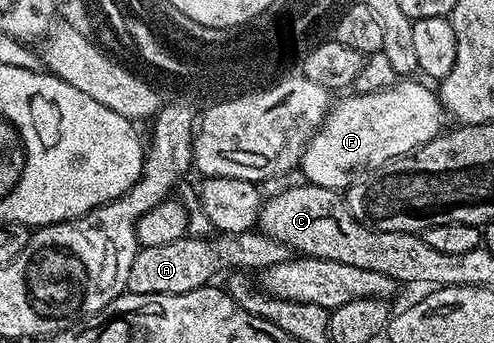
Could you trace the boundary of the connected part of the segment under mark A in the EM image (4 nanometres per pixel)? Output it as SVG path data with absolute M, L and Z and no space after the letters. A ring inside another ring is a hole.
M220 234L217 240L200 239L196 236L186 235L178 242L169 242L167 246L150 246L140 248L134 258L134 266L130 266L130 278L128 279L127 291L138 294L182 294L195 288L203 288L209 283L208 280L219 268L236 270L236 234Z

